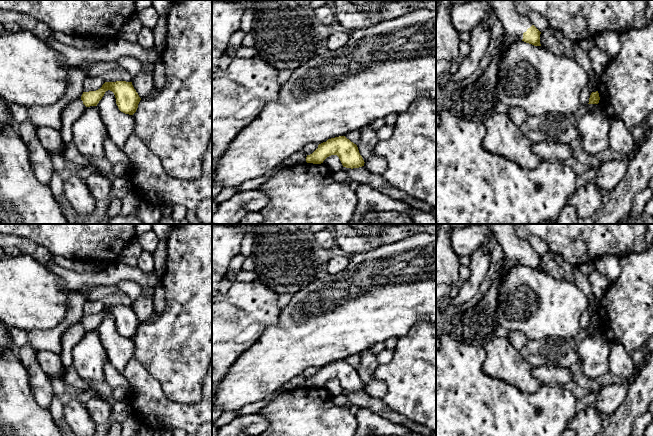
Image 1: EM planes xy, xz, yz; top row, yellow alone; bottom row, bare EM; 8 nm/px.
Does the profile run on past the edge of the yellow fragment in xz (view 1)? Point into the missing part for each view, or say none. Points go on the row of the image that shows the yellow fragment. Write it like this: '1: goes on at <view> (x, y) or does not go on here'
1: does not go on here

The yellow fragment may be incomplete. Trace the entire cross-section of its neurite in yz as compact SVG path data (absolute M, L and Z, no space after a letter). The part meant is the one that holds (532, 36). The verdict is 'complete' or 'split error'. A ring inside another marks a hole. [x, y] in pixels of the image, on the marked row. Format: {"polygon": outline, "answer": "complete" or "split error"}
{"polygon": "M489 0L497 19L502 23L507 35L512 40L524 41L534 46L541 46L541 32L527 16L519 14L513 7L512 0Z", "answer": "split error"}

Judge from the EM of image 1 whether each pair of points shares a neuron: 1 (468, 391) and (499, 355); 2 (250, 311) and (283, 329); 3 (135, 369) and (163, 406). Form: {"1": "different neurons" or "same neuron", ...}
{"1": "different neurons", "2": "different neurons", "3": "same neuron"}

